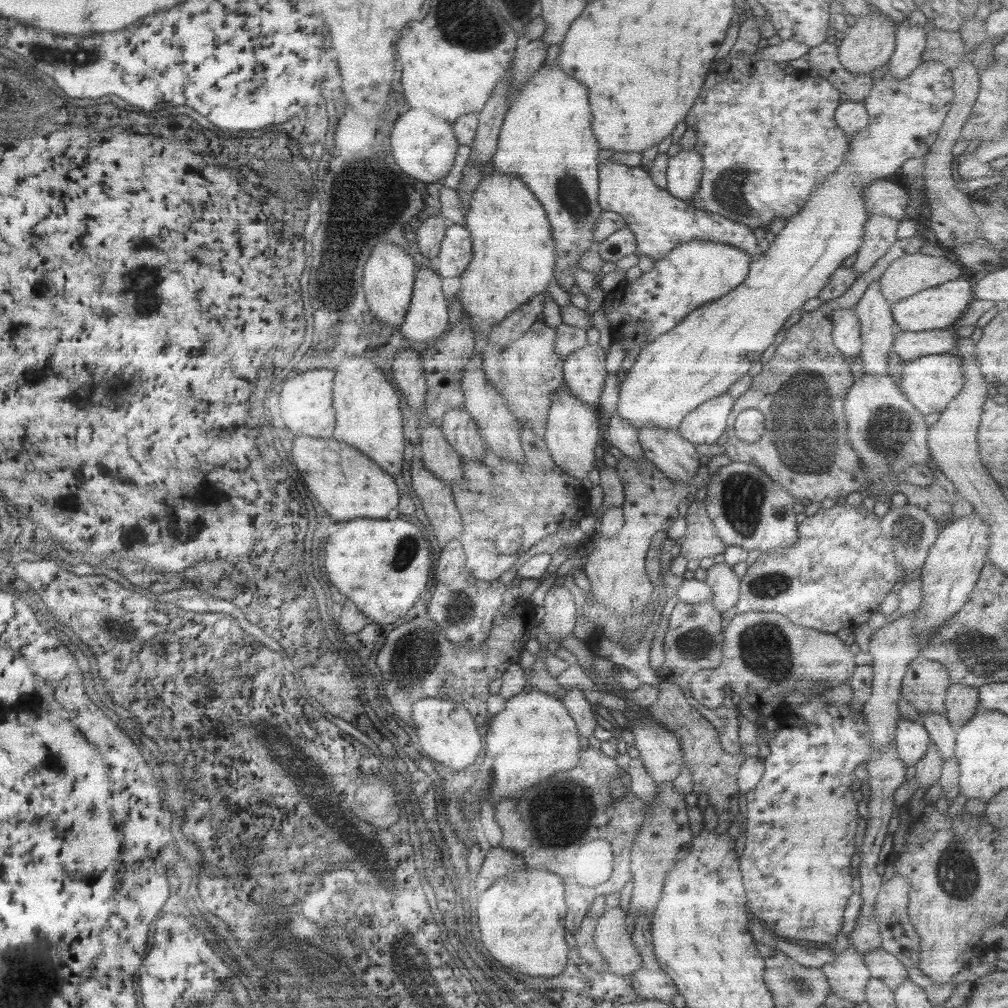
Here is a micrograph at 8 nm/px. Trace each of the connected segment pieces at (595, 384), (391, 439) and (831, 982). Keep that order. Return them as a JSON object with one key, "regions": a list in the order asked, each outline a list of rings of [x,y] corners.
{"regions":[[[[585,343],[562,360],[563,385],[581,403],[597,407],[606,380],[606,352],[598,343]]],[[[360,356],[341,360],[333,372],[333,438],[363,452],[387,474],[393,474],[393,477],[400,474],[405,442],[401,435],[402,417],[395,387],[370,360]]],[[[848,946],[818,970],[824,975],[830,991],[843,1002],[858,1005],[865,1000],[865,984],[870,975],[855,948]]]]}

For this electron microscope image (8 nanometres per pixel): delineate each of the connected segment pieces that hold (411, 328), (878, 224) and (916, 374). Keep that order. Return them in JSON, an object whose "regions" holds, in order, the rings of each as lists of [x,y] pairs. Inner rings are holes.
{"regions":[[[[421,267],[416,269],[413,277],[413,288],[411,291],[411,298],[409,307],[405,311],[405,317],[398,327],[401,336],[404,340],[431,344],[435,339],[439,339],[441,335],[447,331],[447,298],[441,293],[440,276],[436,271],[429,267]]],[[[869,214],[864,222],[861,244],[855,250],[855,261],[851,269],[855,276],[867,272],[879,257],[889,250],[896,239],[898,221],[885,215]]],[[[936,354],[920,357],[906,362],[902,369],[899,391],[909,404],[925,417],[933,412],[941,412],[951,401],[963,385],[962,363],[954,354]]]]}

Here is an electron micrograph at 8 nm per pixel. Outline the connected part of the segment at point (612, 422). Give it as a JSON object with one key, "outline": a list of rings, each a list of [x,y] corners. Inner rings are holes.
{"outline":[[[615,415],[608,418],[606,427],[605,438],[603,438],[602,443],[618,448],[625,457],[635,459],[635,461],[643,457],[637,433],[627,422]]]}

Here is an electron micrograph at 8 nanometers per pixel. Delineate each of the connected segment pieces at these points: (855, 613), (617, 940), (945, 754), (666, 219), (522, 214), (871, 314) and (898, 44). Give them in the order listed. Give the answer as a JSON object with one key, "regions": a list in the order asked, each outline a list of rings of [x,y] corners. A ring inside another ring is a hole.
{"regions":[[[[841,504],[841,506],[834,505],[829,509],[819,508],[813,515],[806,516],[803,521],[797,524],[797,540],[795,543],[783,548],[775,549],[768,553],[759,553],[755,561],[751,562],[752,565],[746,568],[745,574],[739,579],[738,600],[735,603],[735,612],[772,612],[779,614],[794,624],[795,626],[813,629],[819,632],[825,632],[828,634],[834,634],[841,628],[855,628],[859,624],[867,623],[867,619],[873,612],[878,611],[879,603],[883,600],[883,597],[889,593],[891,587],[895,582],[902,583],[903,569],[897,567],[897,561],[895,561],[894,552],[891,551],[891,545],[887,541],[886,537],[880,532],[879,518],[874,513],[867,511],[865,508],[859,506],[849,506],[849,504]]],[[[619,906],[606,907],[595,922],[593,940],[610,972],[617,976],[621,972],[631,978],[639,969],[641,959],[627,931],[628,920],[627,910]]],[[[921,713],[920,717],[923,720],[923,728],[926,730],[930,742],[939,751],[939,756],[943,760],[953,756],[955,729],[949,724],[945,715]]],[[[609,158],[597,162],[597,204],[602,211],[618,214],[635,238],[635,254],[647,256],[653,262],[665,257],[675,245],[689,240],[713,241],[731,245],[749,255],[749,260],[761,255],[757,240],[749,227],[719,214],[693,208],[689,203],[673,198],[657,188],[648,171],[640,166],[629,167]]],[[[493,170],[489,174],[483,174],[468,200],[463,225],[470,236],[472,257],[459,276],[460,285],[454,296],[460,302],[462,312],[467,318],[477,316],[490,325],[499,323],[520,304],[529,301],[535,293],[546,290],[553,278],[556,258],[551,229],[541,204],[517,177]]],[[[873,281],[865,287],[865,291],[852,307],[852,311],[855,313],[859,325],[860,352],[858,356],[863,365],[863,375],[885,376],[886,354],[892,347],[896,327],[890,313],[890,304],[879,292],[879,283],[877,281]]],[[[907,20],[900,22],[894,32],[894,50],[887,62],[888,71],[895,79],[911,74],[917,64],[923,61],[925,41],[923,27],[912,26]]]]}

